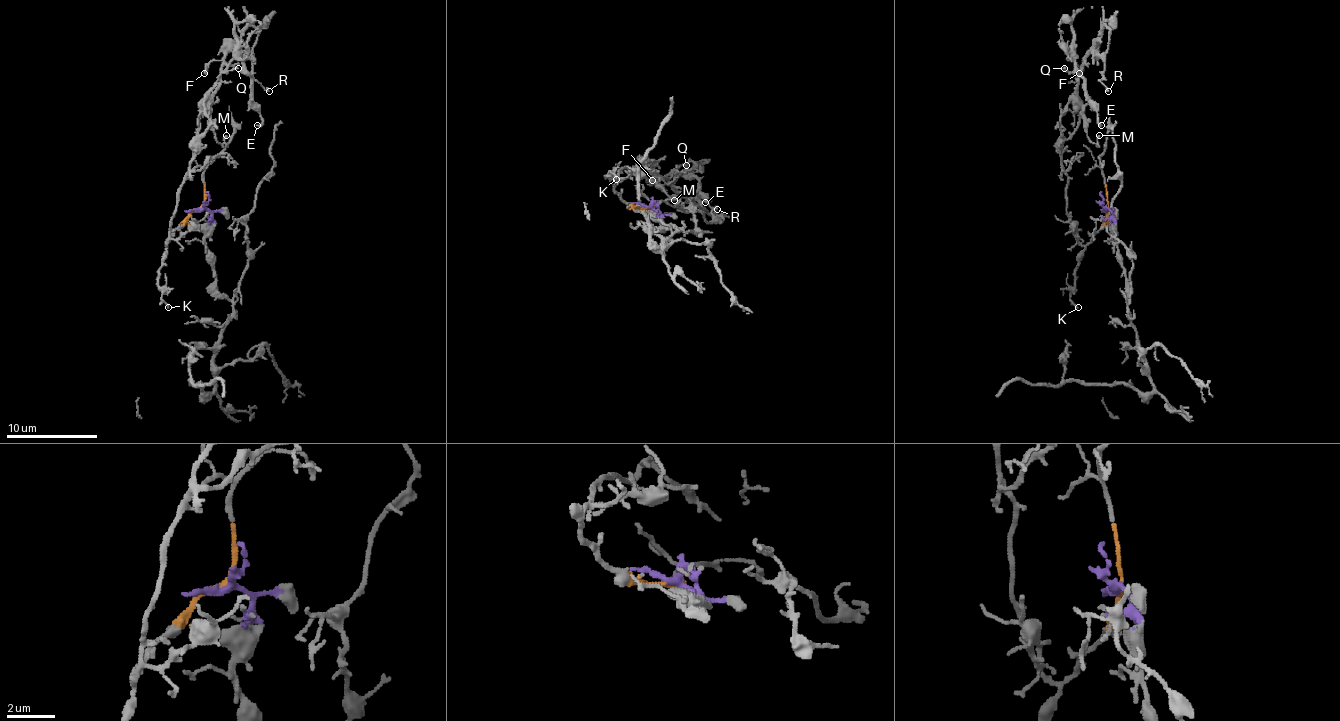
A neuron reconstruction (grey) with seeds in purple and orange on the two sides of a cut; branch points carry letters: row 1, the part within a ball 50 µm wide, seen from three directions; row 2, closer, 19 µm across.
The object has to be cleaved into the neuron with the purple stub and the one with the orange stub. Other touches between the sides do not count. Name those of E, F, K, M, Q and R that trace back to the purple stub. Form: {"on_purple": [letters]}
{"on_purple": []}

